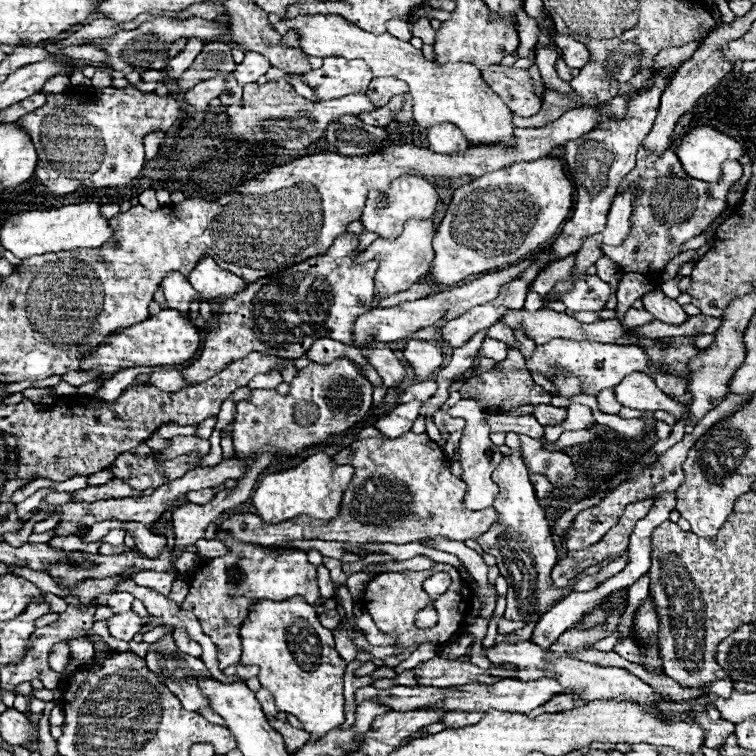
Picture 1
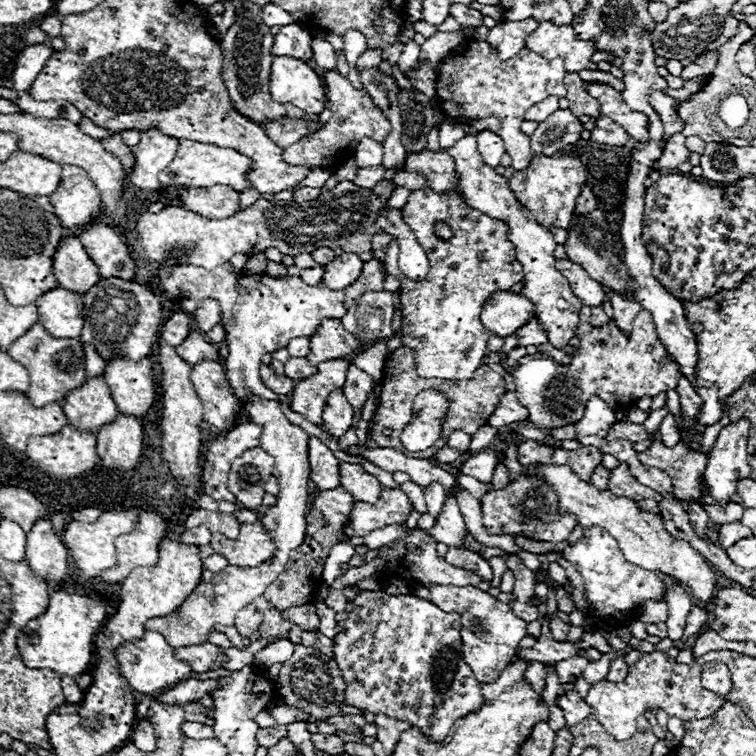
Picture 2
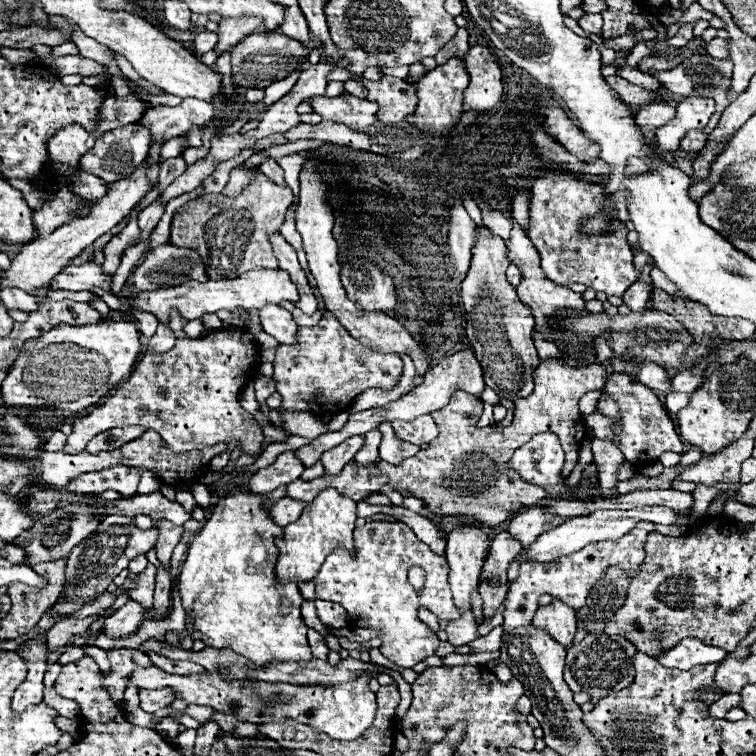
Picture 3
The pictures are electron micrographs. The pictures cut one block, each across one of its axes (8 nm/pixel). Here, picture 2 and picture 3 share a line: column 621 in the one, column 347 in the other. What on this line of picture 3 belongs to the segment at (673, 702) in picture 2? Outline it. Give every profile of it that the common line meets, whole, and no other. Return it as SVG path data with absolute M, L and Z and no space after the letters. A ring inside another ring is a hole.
M138 668L132 674L130 686L136 688L174 688L178 698L184 698L188 704L212 706L218 712L234 714L240 720L264 724L264 722L278 722L284 718L298 720L302 724L314 726L320 732L330 734L336 740L356 740L360 734L372 726L376 716L376 694L368 688L370 676L360 676L354 682L336 684L336 686L292 686L280 682L262 682L262 680L232 680L226 682L218 674L190 674L190 676L176 676L162 672L160 668Z

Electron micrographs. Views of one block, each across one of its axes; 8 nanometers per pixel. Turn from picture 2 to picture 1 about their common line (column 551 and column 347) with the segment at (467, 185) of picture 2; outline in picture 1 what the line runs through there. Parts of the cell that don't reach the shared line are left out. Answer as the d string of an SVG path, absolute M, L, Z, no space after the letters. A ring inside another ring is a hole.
M344 232L336 238L328 254L308 258L292 268L246 284L240 294L222 302L218 316L210 322L200 358L182 370L184 376L190 384L204 382L224 370L228 362L244 358L244 354L252 350L294 360L320 338L336 338L344 344L352 344L356 318L372 308L374 272L378 270L376 258L372 262L354 264L358 254L358 234Z

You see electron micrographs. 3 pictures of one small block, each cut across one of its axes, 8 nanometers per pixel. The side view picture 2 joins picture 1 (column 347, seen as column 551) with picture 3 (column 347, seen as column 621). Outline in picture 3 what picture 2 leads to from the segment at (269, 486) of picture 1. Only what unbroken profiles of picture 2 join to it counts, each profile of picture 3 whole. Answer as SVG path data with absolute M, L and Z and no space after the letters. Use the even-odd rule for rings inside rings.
M336 488L322 490L312 502L306 504L296 522L284 526L284 536L274 540L280 552L276 562L278 582L310 582L318 574L326 556L332 554L338 544L344 544L348 550L352 550L352 530L356 518L354 500L342 496Z

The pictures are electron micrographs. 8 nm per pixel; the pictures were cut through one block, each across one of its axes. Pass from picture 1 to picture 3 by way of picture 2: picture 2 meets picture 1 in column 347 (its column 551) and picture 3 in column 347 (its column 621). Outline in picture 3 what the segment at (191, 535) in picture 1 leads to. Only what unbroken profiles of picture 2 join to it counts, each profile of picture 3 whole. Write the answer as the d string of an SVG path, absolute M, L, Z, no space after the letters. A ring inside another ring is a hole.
M324 312L322 320L312 328L300 328L296 344L280 344L274 360L274 382L282 396L280 408L268 412L274 426L284 426L282 412L302 410L316 416L338 414L350 408L352 400L368 388L392 390L402 376L402 360L396 352L374 352L356 342L332 312Z

